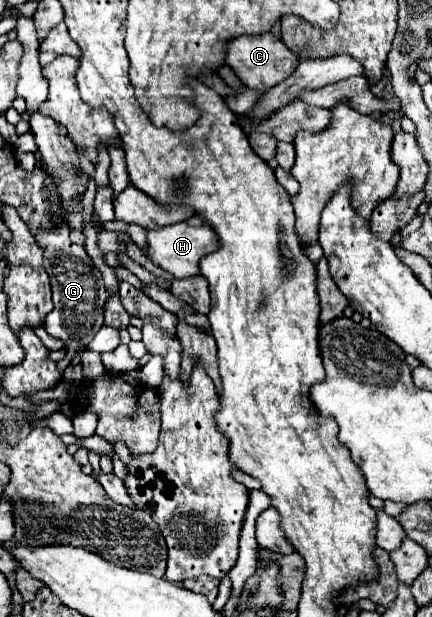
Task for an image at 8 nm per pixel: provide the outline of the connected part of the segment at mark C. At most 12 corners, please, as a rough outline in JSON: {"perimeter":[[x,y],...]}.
{"perimeter":[[271,32],[231,38],[225,64],[265,92],[299,60]]}

